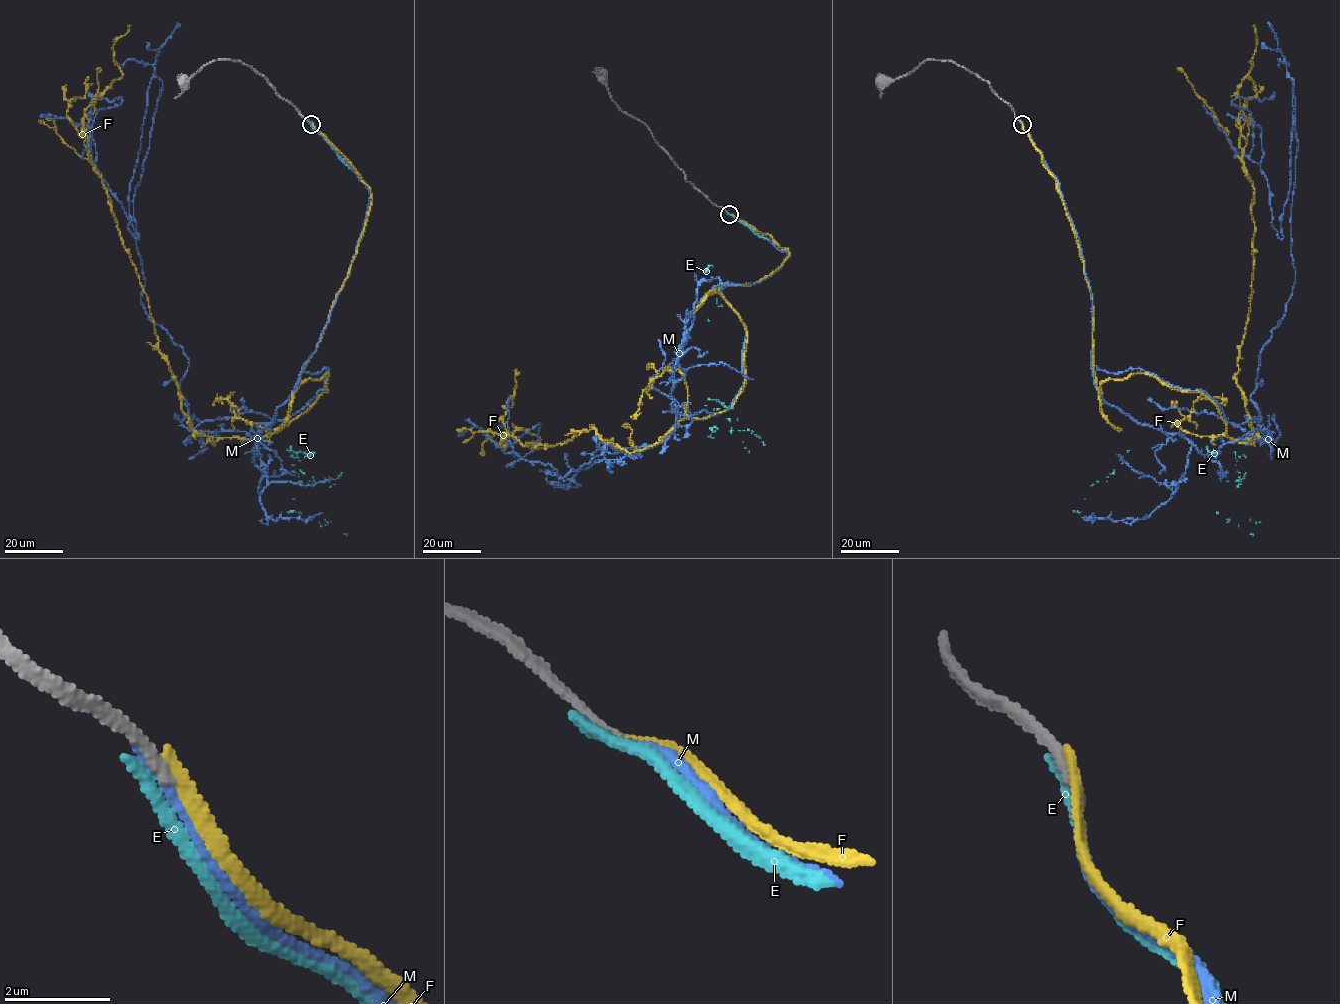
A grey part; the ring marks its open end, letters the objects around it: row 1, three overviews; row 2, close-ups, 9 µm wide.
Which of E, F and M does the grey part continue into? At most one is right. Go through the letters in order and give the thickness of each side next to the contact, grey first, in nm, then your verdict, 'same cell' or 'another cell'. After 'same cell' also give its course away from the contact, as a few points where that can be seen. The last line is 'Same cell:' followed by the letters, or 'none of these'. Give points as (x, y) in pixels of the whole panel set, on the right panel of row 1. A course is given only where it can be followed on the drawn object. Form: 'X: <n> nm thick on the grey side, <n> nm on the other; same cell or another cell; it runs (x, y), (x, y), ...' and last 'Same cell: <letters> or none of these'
E: 240 nm thick on the grey side, 260 nm on the other; another cell
F: 240 nm thick on the grey side, 240 nm on the other; another cell
M: 240 nm thick on the grey side, 200 nm on the other; another cell
Same cell: none of these

